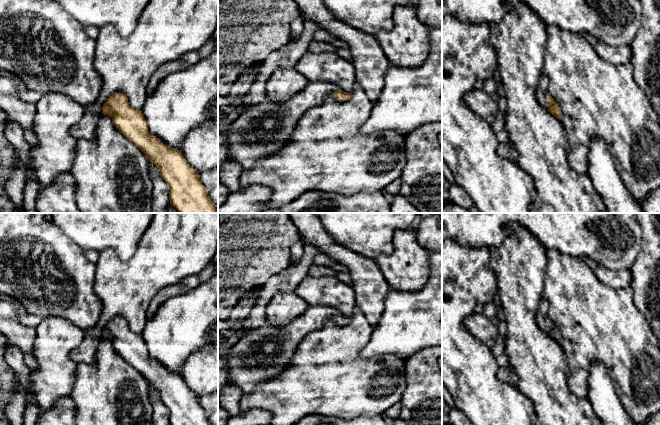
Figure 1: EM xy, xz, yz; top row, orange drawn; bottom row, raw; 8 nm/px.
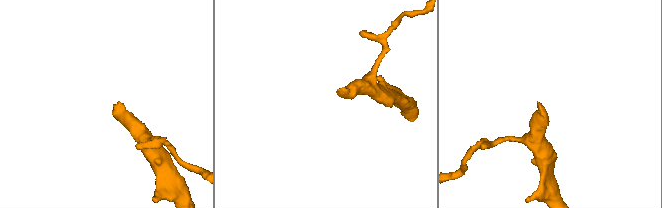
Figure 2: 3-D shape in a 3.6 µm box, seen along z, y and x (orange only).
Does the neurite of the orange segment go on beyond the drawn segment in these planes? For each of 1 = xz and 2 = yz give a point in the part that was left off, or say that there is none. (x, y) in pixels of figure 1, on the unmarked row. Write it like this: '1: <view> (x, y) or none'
1: xz (261, 354)
2: yz (542, 311)

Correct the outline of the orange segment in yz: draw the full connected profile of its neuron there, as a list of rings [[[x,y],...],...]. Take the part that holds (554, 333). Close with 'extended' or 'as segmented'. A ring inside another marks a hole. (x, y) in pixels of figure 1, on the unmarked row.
[[[541,298],[537,308],[537,323],[542,331],[546,332],[557,343],[561,343],[562,336],[558,328],[548,316],[549,302]]] | extended

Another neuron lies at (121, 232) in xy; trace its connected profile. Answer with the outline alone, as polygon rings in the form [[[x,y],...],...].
[[[51,213],[51,222],[84,251],[102,252],[113,249],[121,260],[127,261],[135,254],[153,215],[154,213]]]

